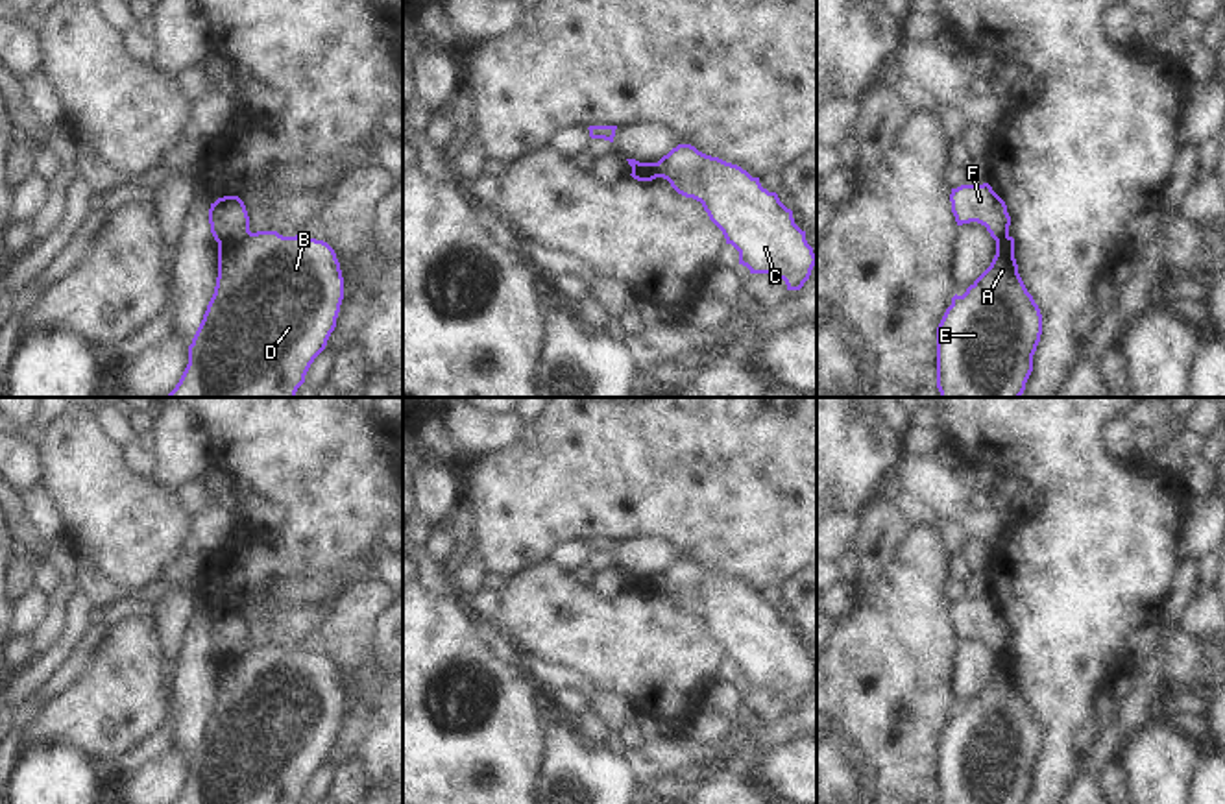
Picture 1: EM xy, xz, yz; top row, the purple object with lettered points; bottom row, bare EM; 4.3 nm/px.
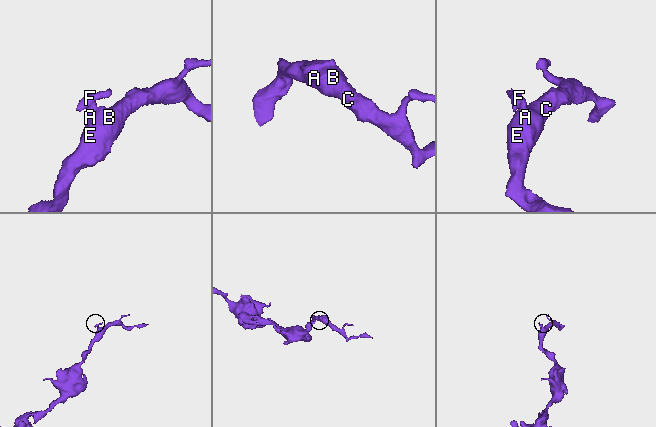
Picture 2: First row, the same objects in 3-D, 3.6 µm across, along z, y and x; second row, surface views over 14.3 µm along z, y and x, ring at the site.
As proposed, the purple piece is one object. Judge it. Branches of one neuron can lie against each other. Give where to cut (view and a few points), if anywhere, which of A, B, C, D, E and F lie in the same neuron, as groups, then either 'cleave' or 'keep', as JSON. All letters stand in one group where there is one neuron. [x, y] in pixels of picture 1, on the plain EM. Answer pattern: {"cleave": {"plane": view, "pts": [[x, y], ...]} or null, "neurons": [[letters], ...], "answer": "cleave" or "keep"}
{"cleave": {"plane": "xy", "pts": [[252, 647], [242, 655], [222, 655], [218, 658]]}, "neurons": [["A", "B", "C", "D", "E"], ["F"]], "answer": "cleave"}

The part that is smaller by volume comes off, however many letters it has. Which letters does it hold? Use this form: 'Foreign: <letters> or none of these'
Foreign: F

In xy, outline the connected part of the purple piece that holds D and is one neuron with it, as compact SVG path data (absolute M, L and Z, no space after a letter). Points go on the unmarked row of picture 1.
M257 645L244 656L218 658L214 708L188 760L188 778L174 804L297 804L336 741L342 713L340 676L323 654Z

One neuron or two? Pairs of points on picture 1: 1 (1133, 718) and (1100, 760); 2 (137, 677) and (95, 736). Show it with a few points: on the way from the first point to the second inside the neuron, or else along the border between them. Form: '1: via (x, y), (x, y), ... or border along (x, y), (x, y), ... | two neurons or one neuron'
1: via (1122, 729), (1105, 749) | one neuron
2: via (122, 692), (121, 699), (100, 721) | one neuron

